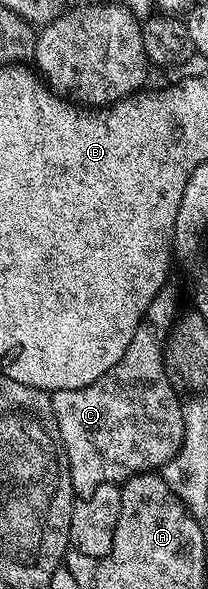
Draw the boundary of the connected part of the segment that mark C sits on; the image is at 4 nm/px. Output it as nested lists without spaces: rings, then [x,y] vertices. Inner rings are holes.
[[[170,290],[159,292],[158,297],[148,306],[140,326],[136,326],[136,334],[132,334],[128,350],[124,350],[124,356],[110,370],[88,386],[53,393],[58,437],[62,440],[75,493],[91,492],[101,484],[121,485],[139,472],[161,470],[180,450],[184,438],[184,408],[181,403],[178,405],[179,393],[168,378],[166,363],[162,357],[166,337],[170,335],[170,326],[179,312]]]

